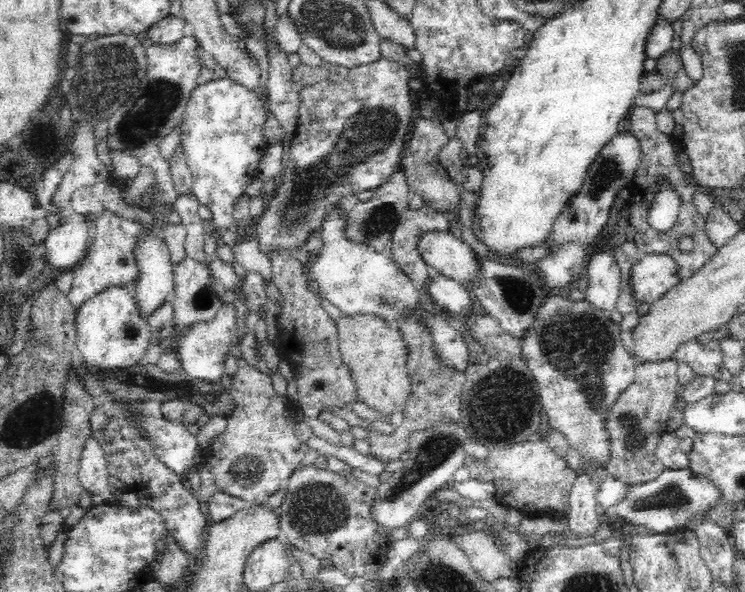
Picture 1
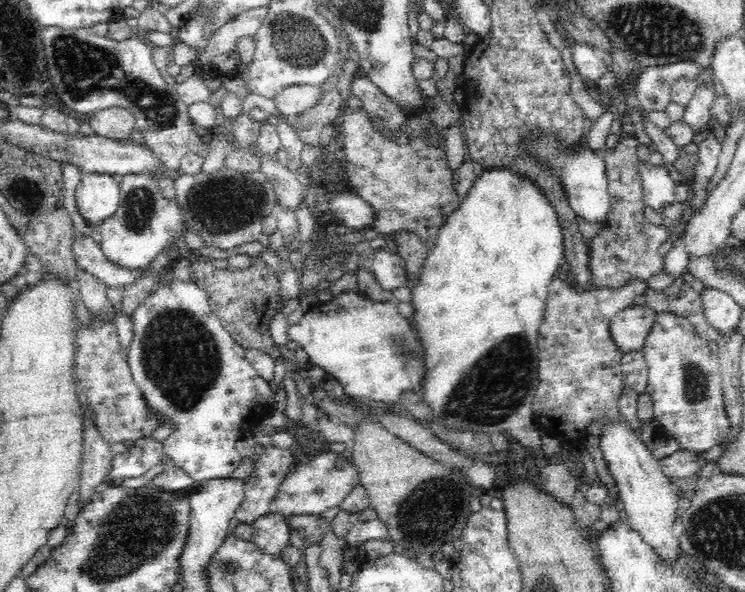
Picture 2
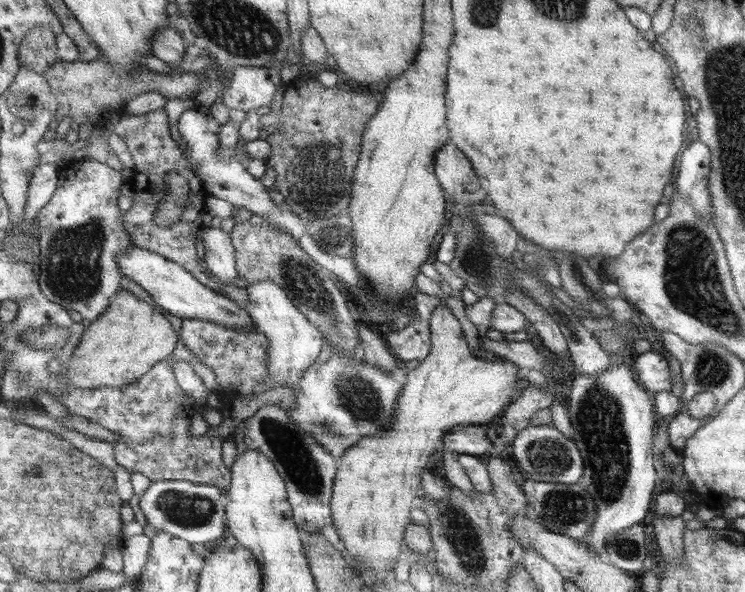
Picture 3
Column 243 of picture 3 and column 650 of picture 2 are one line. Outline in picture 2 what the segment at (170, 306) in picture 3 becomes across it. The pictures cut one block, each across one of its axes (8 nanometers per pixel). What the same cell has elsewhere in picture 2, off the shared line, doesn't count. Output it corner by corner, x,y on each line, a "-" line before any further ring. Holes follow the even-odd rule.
633,303
612,317
611,335
623,354
641,351
657,314
658,312
650,309
646,303

